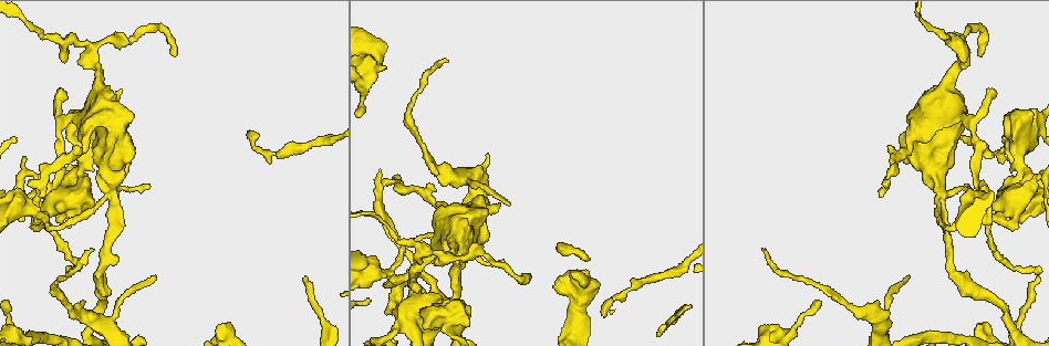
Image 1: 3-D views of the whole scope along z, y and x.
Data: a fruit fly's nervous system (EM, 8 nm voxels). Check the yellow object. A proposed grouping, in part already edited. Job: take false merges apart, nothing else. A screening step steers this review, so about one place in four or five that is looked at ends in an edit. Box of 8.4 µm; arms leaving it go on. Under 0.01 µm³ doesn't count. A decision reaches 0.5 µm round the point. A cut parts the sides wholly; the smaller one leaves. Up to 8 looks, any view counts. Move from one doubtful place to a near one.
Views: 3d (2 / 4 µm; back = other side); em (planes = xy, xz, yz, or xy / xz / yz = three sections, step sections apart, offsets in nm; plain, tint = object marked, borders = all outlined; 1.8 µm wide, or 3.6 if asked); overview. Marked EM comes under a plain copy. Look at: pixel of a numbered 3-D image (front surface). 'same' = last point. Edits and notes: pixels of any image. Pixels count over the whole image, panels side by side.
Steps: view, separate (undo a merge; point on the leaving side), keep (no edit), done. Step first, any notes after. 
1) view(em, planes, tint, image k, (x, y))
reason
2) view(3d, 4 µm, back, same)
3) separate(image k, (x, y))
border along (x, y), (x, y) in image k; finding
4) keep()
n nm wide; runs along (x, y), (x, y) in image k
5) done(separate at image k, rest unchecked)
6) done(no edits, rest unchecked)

view(em, planes, tint, image 1, (90, 46))

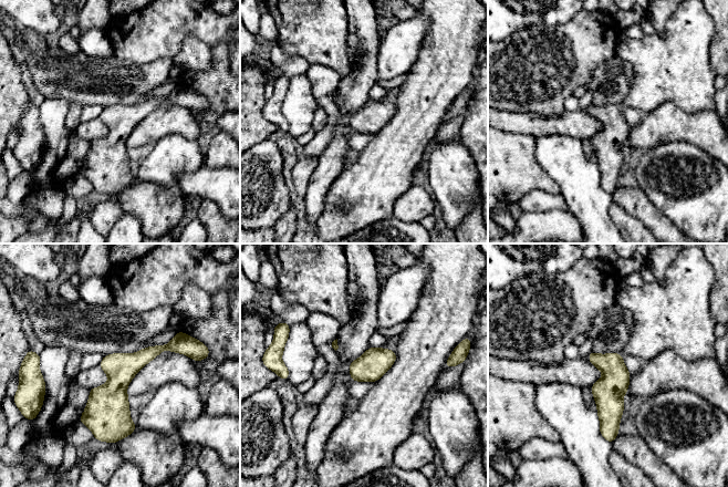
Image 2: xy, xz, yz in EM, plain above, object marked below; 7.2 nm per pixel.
keep()
runs along (176, 340), (118, 380), (111, 434) in image 2; continuous, no second neuron

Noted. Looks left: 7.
view(3d, 4 µm, image 1, (102, 115))
sharp bend

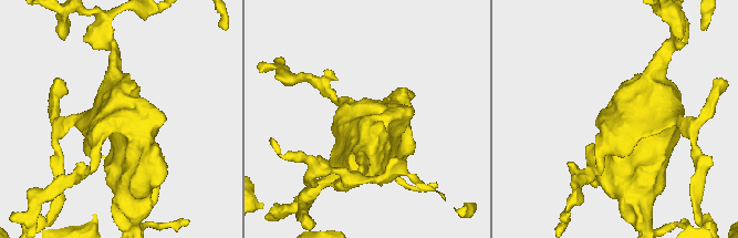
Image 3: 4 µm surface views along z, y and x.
view(em, planes, borders, image 3, (633, 113))

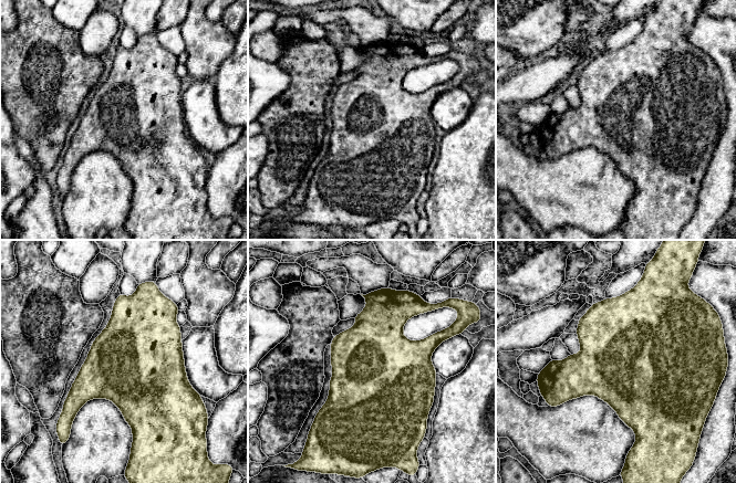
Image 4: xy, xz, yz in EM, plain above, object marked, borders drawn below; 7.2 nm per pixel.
keep()
one neuron here

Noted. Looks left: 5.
view(em, xz, step 16, borders, image 1, (987, 215))
thin arm on a thick one

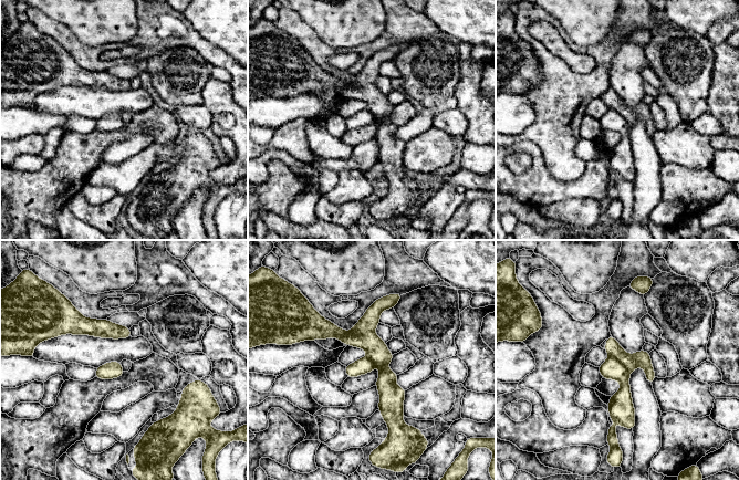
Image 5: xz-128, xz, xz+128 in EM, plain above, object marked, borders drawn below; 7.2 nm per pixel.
separate(image 5, (642, 358))
120 nm wide; border along (611, 356), (617, 360), (628, 373) in image 5; a second neuron is stuck on

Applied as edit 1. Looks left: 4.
done(separate at image 5, rest unchecked)

